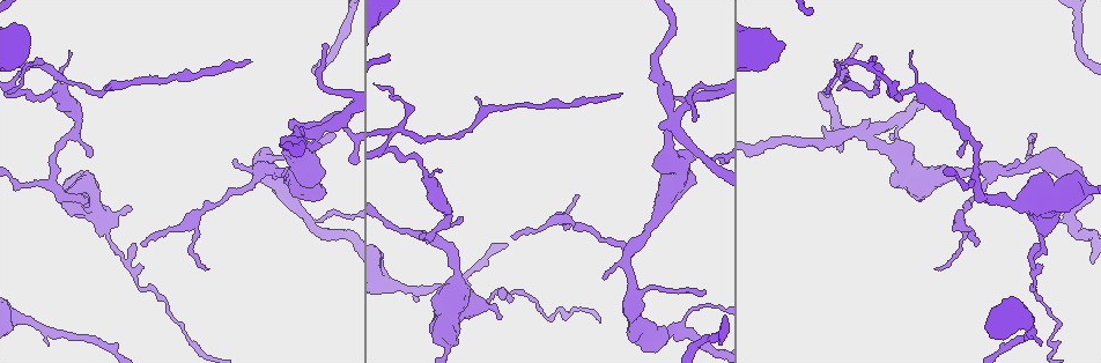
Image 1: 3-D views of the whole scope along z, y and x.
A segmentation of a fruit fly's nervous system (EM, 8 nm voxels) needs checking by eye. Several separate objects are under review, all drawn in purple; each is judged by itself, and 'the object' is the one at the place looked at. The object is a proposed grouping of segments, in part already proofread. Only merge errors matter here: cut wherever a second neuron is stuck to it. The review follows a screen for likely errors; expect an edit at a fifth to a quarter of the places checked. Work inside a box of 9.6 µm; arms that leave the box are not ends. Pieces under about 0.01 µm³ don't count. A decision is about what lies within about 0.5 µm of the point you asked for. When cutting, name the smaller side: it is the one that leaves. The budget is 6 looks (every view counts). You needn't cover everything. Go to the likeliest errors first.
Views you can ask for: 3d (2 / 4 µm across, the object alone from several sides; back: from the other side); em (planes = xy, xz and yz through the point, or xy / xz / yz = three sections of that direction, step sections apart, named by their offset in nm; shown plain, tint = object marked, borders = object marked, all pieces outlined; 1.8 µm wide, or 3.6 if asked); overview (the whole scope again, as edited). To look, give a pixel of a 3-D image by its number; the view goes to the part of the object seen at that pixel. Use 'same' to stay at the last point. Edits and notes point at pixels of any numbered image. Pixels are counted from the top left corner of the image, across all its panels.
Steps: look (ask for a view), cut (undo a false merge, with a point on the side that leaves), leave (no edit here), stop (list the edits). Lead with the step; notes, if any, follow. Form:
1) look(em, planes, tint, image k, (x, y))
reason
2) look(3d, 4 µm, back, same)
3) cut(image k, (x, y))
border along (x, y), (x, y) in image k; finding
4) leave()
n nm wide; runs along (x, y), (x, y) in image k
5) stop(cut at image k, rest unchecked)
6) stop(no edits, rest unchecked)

look(em, xy, step 4, tint, image 1, (674, 123))

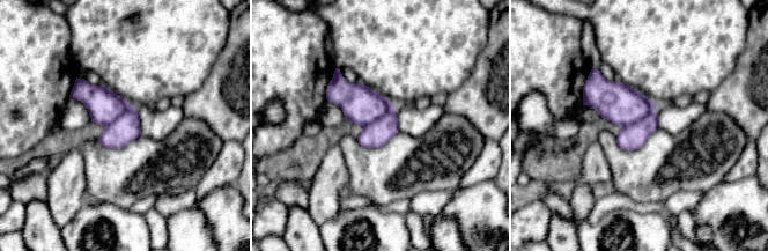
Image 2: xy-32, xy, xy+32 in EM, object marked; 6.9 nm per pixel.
look(em, planes, tint, same)

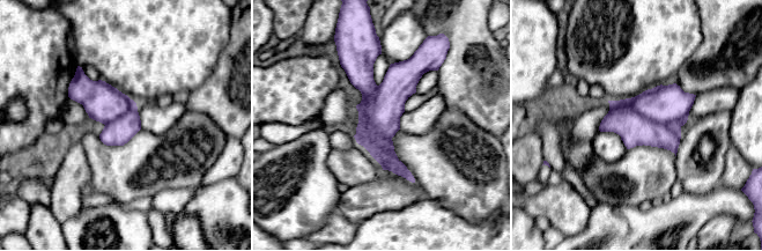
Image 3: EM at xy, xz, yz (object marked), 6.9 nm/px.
cut(image 3, (668, 104))
border along (609, 106), (680, 126) in image 3; a second neuron is stuck on

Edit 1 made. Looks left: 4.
look(overview)

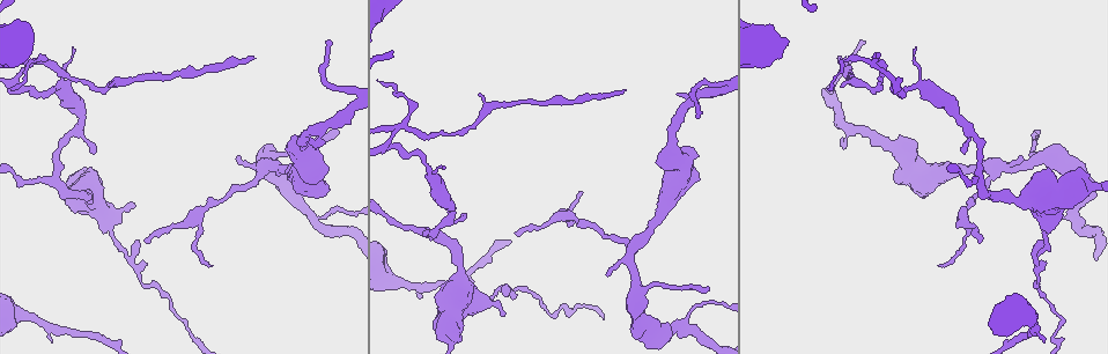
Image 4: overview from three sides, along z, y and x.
look(3d, 2 µm, back, image 4, (500, 288))
branch point

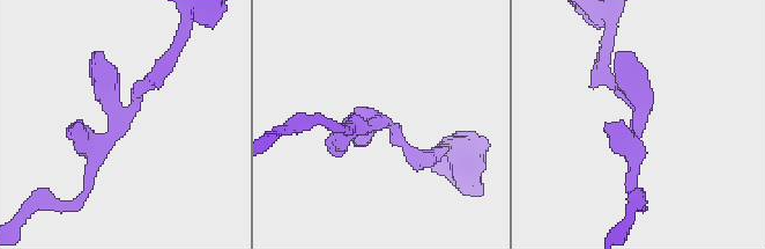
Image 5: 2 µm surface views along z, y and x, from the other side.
look(em, xy, step 16, tint, image 5, (382, 120))

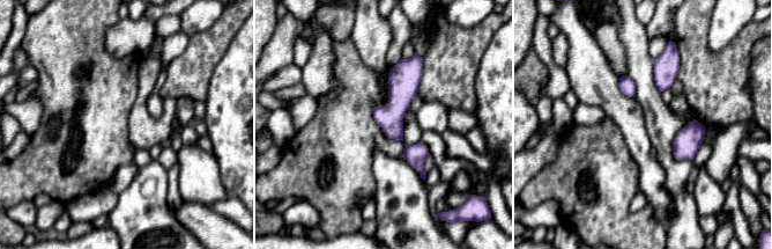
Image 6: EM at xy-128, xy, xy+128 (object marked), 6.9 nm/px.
look(em, planes, tint, same)
another direction

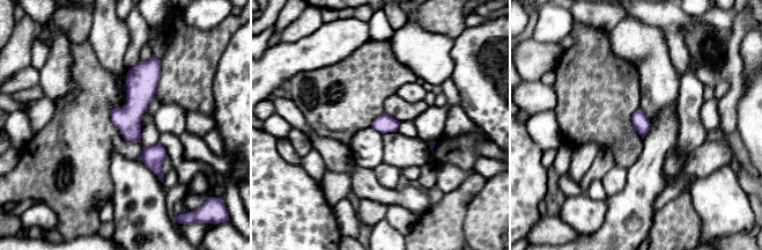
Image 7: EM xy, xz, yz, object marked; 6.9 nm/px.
leave()
120 nm wide; all the same neuron

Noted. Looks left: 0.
stop(cut at image 3, rest unchecked)

